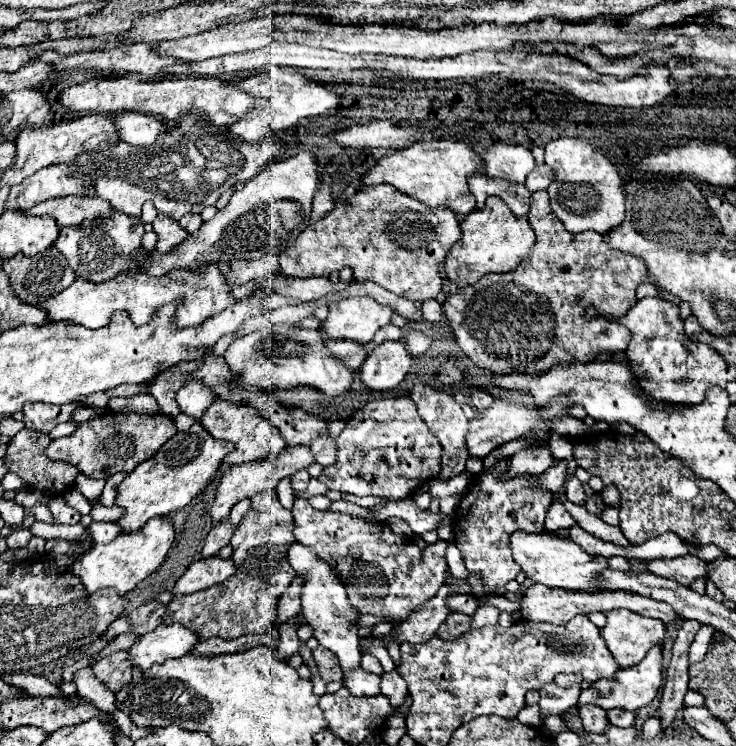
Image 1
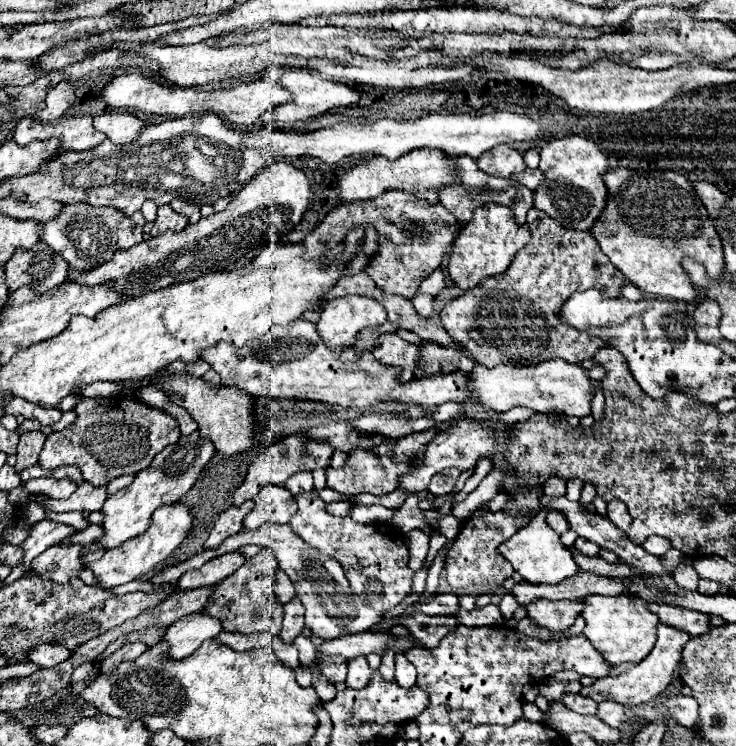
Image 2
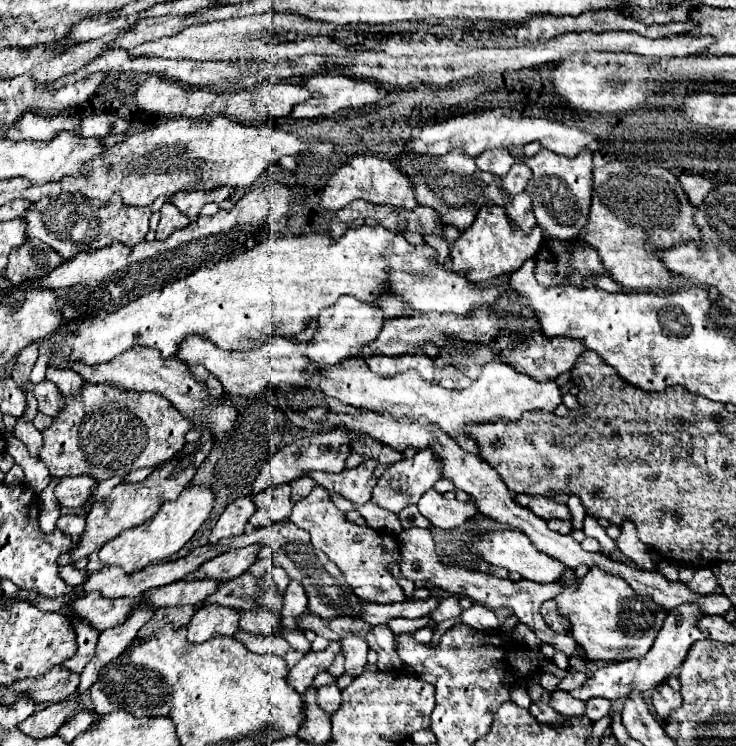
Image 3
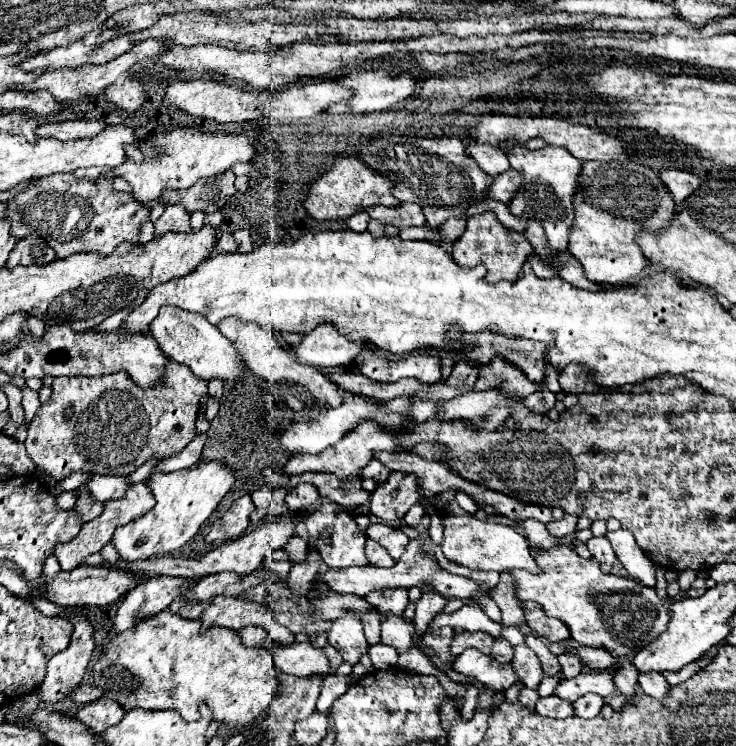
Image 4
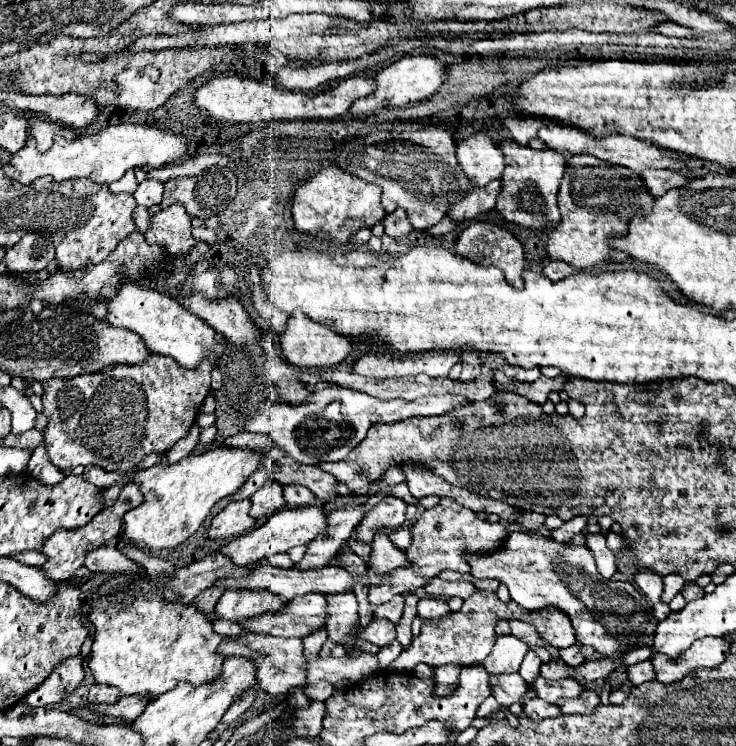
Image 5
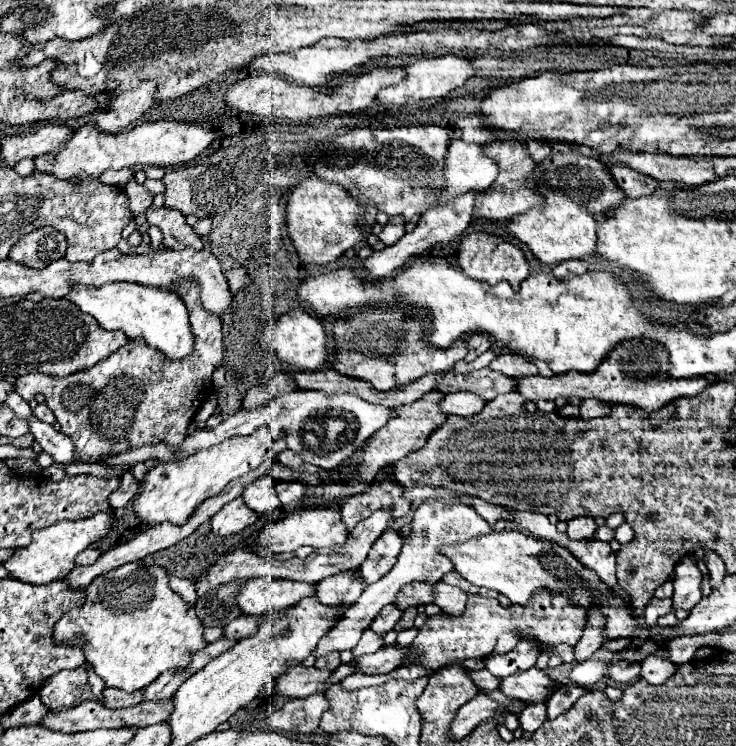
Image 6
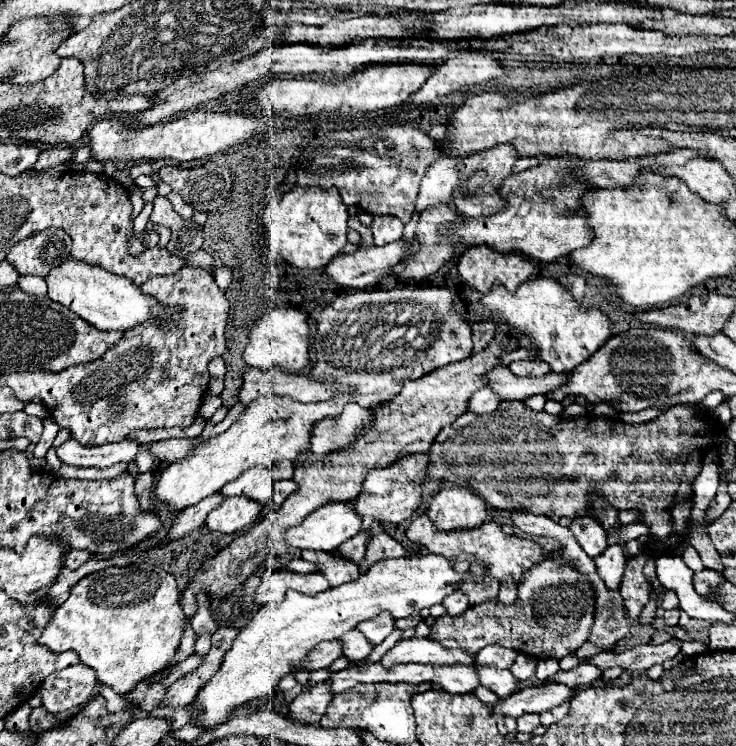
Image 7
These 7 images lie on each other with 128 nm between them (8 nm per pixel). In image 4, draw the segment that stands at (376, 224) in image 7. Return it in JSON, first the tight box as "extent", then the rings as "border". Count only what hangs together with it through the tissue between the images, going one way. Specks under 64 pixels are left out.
{"extent":[368,202,426,228],"border":[[[404,202],[396,208],[386,208],[386,206],[368,208],[368,214],[370,214],[370,218],[376,218],[380,224],[392,224],[396,228],[426,224],[422,208],[418,204],[408,204],[408,202]]]}

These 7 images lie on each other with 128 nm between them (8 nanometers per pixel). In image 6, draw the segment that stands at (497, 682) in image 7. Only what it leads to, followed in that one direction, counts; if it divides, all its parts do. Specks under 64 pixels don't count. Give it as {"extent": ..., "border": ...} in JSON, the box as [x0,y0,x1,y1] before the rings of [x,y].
{"extent":[500,668,554,702],"border":[[[530,668],[520,674],[512,674],[508,678],[500,678],[500,692],[508,698],[518,698],[526,702],[546,702],[548,686],[554,684],[542,670]]]}

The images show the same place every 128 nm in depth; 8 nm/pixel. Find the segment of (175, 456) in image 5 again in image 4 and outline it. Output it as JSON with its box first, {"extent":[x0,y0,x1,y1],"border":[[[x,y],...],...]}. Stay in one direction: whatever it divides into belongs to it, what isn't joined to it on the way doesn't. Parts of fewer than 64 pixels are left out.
{"extent":[130,460,160,484],"border":[[[146,460],[132,476],[130,476],[130,482],[134,484],[134,482],[142,482],[142,480],[146,480],[152,472],[154,472],[154,468],[160,464],[160,460]]]}

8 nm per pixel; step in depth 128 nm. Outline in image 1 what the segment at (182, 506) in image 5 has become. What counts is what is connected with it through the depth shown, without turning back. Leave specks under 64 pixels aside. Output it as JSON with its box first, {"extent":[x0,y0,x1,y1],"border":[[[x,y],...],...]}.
{"extent":[72,516,176,596],"border":[[[158,516],[148,520],[138,534],[118,534],[110,544],[94,544],[90,552],[80,556],[72,572],[80,576],[88,592],[96,592],[98,588],[114,588],[118,594],[124,596],[164,562],[174,538],[176,532],[172,522],[168,518]]]}

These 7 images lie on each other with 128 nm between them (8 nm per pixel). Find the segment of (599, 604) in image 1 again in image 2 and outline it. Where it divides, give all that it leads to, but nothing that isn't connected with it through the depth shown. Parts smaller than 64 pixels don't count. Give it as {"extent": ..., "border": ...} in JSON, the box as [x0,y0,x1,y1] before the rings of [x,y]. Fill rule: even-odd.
{"extent":[526,600,710,636],"border":[[[536,600],[526,610],[528,610],[528,616],[534,622],[538,622],[538,626],[548,628],[550,632],[564,632],[580,616],[582,602],[574,602],[574,600],[556,600],[556,602]],[[650,604],[650,612],[654,612],[660,622],[686,630],[690,636],[700,636],[710,630],[710,616],[704,616],[694,610],[684,610],[668,604]]]}

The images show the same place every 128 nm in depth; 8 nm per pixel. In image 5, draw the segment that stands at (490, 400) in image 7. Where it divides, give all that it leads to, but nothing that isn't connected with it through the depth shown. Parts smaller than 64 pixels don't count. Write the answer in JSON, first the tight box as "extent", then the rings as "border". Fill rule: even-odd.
{"extent":[244,388,470,464],"border":[[[324,388],[316,390],[308,396],[304,404],[290,406],[288,402],[274,402],[264,400],[260,408],[244,422],[246,432],[262,432],[268,434],[276,446],[280,446],[290,458],[300,460],[302,464],[318,464],[318,462],[336,462],[344,460],[366,436],[368,428],[374,424],[386,424],[386,422],[398,422],[414,416],[440,416],[444,412],[454,410],[456,406],[466,406],[470,400],[464,400],[464,396],[424,396],[412,402],[406,400],[376,400],[368,394],[356,392],[356,390],[344,390],[344,388]],[[332,404],[340,404],[340,420],[338,422],[326,422],[322,420],[322,410]]]}

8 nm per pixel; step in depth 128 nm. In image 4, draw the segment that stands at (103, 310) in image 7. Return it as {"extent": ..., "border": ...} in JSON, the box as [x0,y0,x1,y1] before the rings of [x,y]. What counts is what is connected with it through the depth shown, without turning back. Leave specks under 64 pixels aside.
{"extent":[148,308,244,380],"border":[[[160,308],[156,320],[152,320],[152,328],[148,328],[150,336],[156,338],[160,350],[170,358],[184,366],[188,366],[196,376],[204,380],[240,380],[244,372],[242,356],[238,356],[232,342],[220,334],[220,330],[204,320],[204,316],[196,316],[194,312],[184,312],[182,308]]]}

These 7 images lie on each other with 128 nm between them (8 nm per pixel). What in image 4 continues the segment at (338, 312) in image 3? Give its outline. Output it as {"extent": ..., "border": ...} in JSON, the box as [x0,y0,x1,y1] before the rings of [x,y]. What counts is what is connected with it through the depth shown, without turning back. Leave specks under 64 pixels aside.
{"extent":[290,324,364,368],"border":[[[320,324],[316,326],[312,332],[304,334],[302,340],[298,344],[292,344],[290,346],[294,350],[294,354],[298,356],[298,360],[302,364],[308,364],[308,366],[324,366],[324,368],[330,368],[330,366],[348,366],[354,362],[354,358],[364,350],[364,342],[350,342],[346,336],[342,336],[334,324]]]}

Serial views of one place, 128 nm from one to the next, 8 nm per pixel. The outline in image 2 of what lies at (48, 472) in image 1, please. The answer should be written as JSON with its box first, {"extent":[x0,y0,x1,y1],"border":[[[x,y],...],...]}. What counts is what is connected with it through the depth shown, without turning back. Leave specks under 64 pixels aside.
{"extent":[14,430,44,472],"border":[[[24,430],[20,434],[20,444],[18,444],[18,464],[14,466],[18,472],[26,466],[38,464],[38,456],[42,452],[42,444],[44,444],[44,436],[42,432],[32,432],[32,430]]]}

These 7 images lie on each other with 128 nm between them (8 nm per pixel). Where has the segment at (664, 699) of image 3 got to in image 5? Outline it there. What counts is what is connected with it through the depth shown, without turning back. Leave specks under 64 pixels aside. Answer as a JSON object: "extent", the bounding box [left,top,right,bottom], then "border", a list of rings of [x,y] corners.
{"extent":[626,660,654,686],"border":[[[648,660],[644,662],[638,662],[638,664],[632,664],[626,668],[626,676],[628,680],[634,684],[634,686],[640,686],[648,680],[654,680],[654,672],[652,672],[652,664]]]}

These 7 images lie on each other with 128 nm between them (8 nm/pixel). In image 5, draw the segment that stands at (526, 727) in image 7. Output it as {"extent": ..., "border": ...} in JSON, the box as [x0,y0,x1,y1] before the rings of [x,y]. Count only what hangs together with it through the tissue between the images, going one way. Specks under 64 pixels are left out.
{"extent":[524,698,560,722],"border":[[[532,698],[524,704],[524,714],[536,722],[536,720],[544,720],[544,718],[554,718],[560,714],[560,710],[556,704],[548,704],[540,698]]]}

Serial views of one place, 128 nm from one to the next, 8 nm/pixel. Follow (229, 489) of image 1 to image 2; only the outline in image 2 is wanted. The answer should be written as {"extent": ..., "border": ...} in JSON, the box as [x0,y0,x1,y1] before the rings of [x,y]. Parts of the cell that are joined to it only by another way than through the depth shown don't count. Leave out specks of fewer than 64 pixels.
{"extent":[234,432,334,506],"border":[[[304,432],[302,434],[292,434],[286,436],[282,442],[272,444],[268,450],[264,450],[248,468],[248,476],[244,484],[234,492],[234,506],[244,504],[246,500],[252,500],[264,486],[268,484],[284,484],[292,474],[302,472],[302,470],[316,470],[316,468],[328,468],[330,458],[334,454],[334,448],[328,442],[316,442],[310,440]]]}

